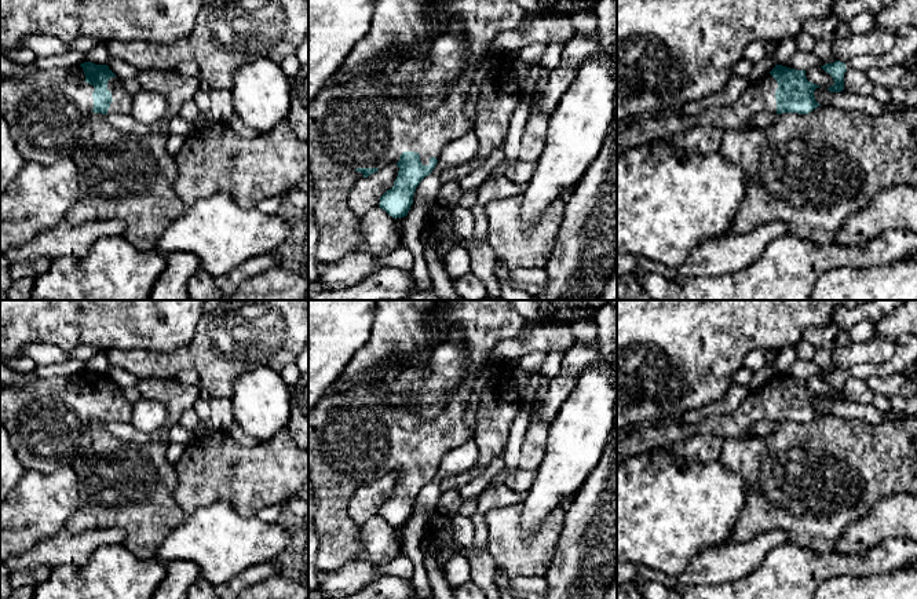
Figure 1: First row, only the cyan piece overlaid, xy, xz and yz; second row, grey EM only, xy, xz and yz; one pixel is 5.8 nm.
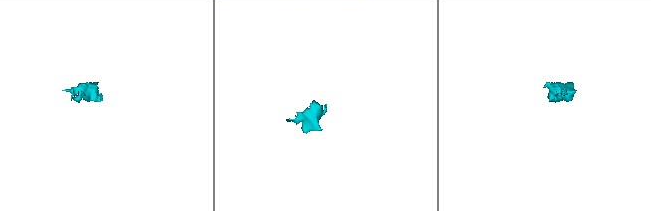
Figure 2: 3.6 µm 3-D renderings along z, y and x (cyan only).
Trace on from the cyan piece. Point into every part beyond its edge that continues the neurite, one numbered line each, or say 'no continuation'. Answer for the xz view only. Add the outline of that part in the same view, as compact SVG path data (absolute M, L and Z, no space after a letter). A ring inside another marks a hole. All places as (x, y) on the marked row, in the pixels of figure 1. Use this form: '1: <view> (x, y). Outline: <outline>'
1: xz (351, 125). Outline: M443 0L446 4L446 15L457 15L464 23L464 36L470 48L467 67L456 80L450 92L441 106L434 110L419 109L410 103L394 101L383 96L377 87L376 78L386 67L379 63L363 72L355 73L348 83L326 84L317 96L308 103L308 171L311 172L315 186L315 213L319 230L317 242L318 264L333 263L350 253L357 252L362 241L358 230L359 215L354 213L348 205L350 189L363 179L363 174L358 168L386 168L397 164L403 151L414 151L420 154L423 165L430 165L430 158L439 158L442 149L452 140L464 136L474 129L475 121L465 116L465 103L472 87L474 76L483 56L490 52L492 40L505 30L518 28L525 17L526 10L515 0Z

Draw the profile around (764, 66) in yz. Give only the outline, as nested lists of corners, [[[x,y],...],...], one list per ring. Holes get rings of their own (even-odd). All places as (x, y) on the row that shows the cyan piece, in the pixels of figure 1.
[[[766,56],[760,62],[755,63],[753,67],[752,67],[752,72],[749,74],[750,84],[759,81],[760,78],[763,78],[774,67],[775,67],[775,63],[771,61],[770,56]]]

